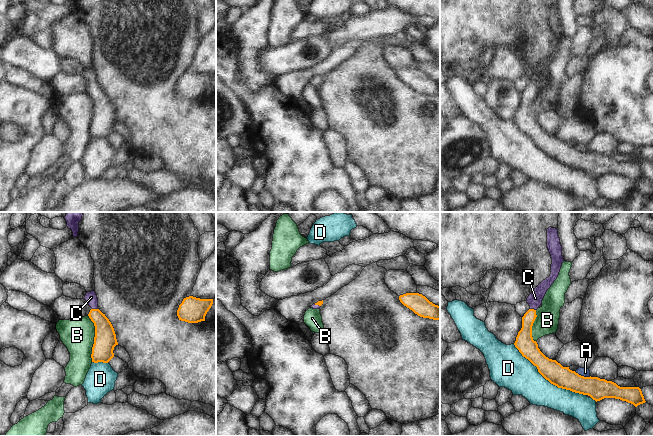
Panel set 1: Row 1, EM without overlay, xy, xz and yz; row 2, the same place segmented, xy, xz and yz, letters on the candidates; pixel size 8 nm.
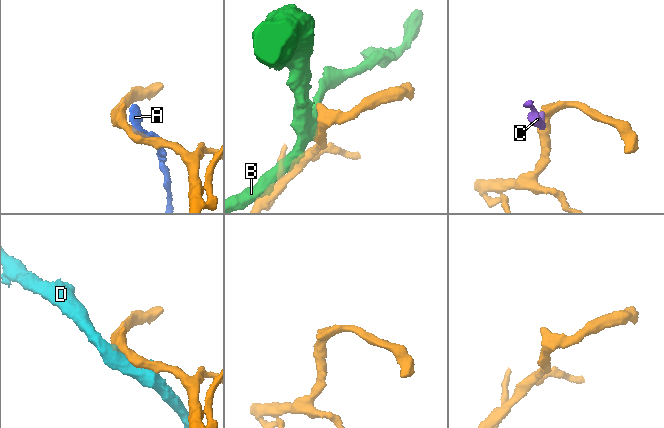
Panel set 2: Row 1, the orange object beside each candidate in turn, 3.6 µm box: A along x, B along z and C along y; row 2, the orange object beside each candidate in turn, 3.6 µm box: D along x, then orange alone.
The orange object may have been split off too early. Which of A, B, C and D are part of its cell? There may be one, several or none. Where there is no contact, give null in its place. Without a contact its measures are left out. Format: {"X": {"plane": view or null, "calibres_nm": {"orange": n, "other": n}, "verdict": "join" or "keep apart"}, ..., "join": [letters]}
{"A": {"plane": "yz", "calibres_nm": {"orange": 170, "other": 70}, "verdict": "keep apart"}, "B": {"plane": "xy", "calibres_nm": {"orange": 180, "other": 260}, "verdict": "keep apart"}, "C": {"plane": "xy", "calibres_nm": {"orange": 180, "other": 90}, "verdict": "join"}, "D": {"plane": "yz", "calibres_nm": {"orange": 170, "other": 280}, "verdict": "keep apart"}, "join": ["C"]}

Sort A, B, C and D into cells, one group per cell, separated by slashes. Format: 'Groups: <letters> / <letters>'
Groups: A / B / C / D

